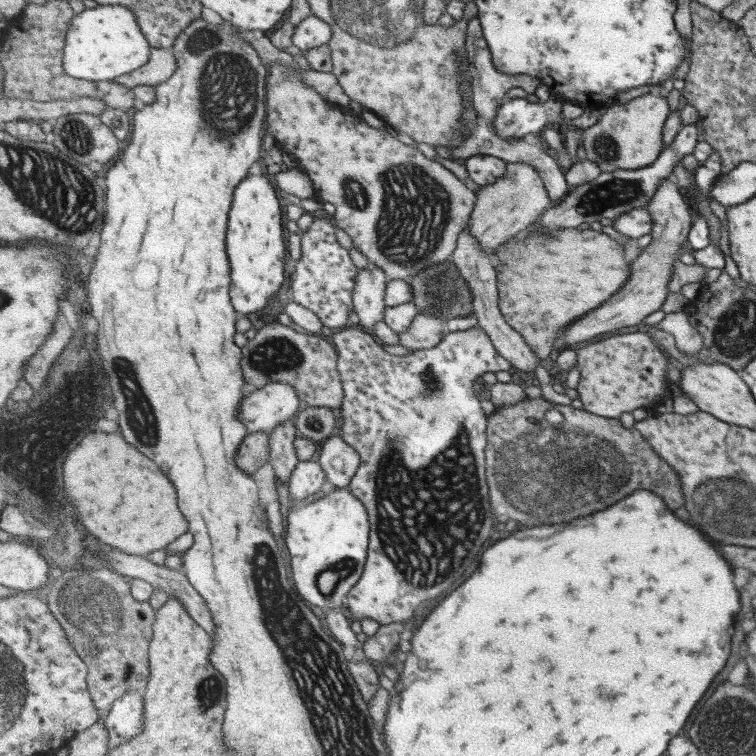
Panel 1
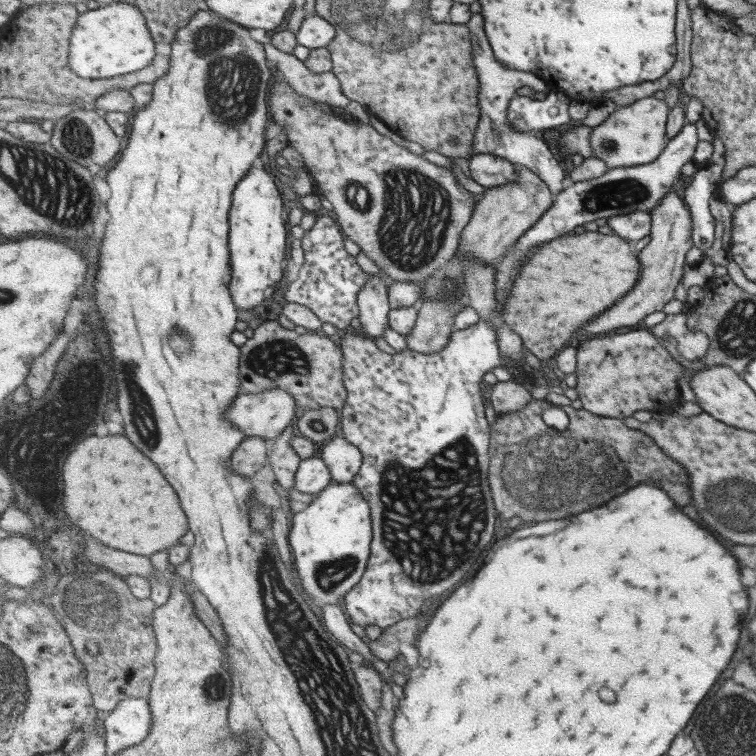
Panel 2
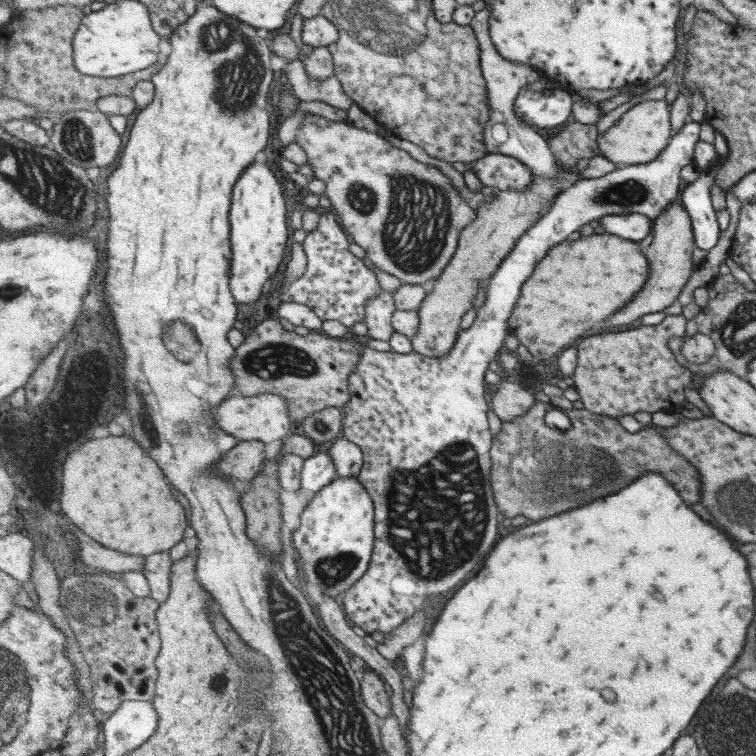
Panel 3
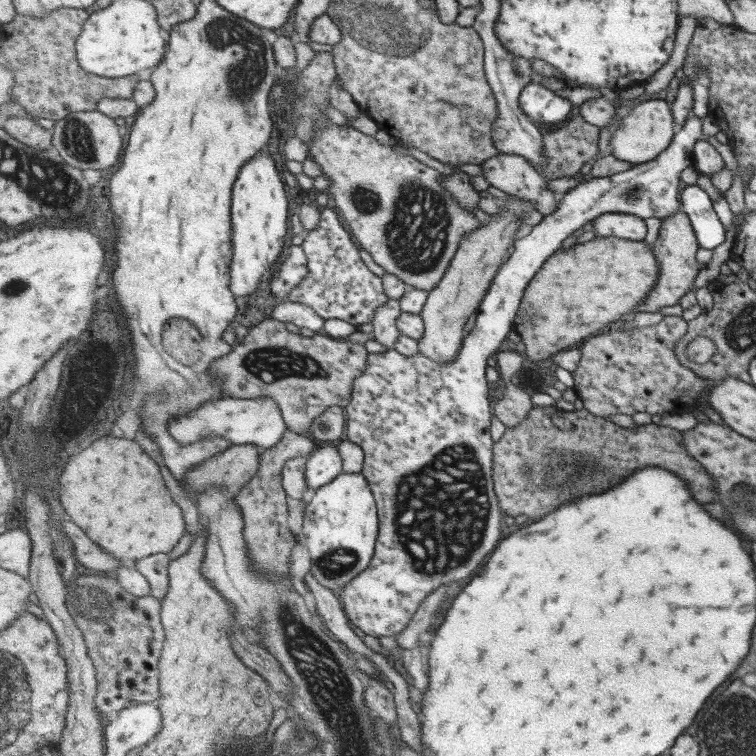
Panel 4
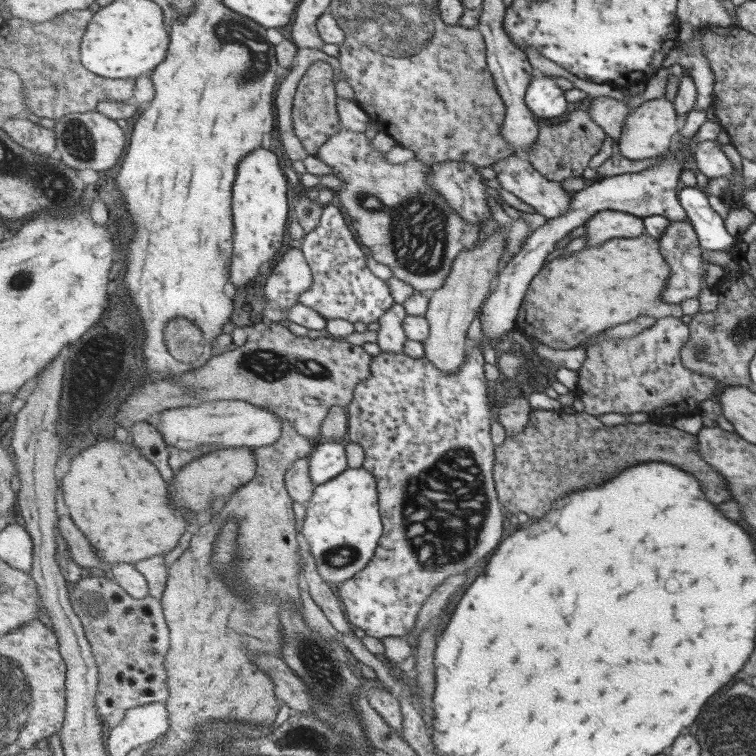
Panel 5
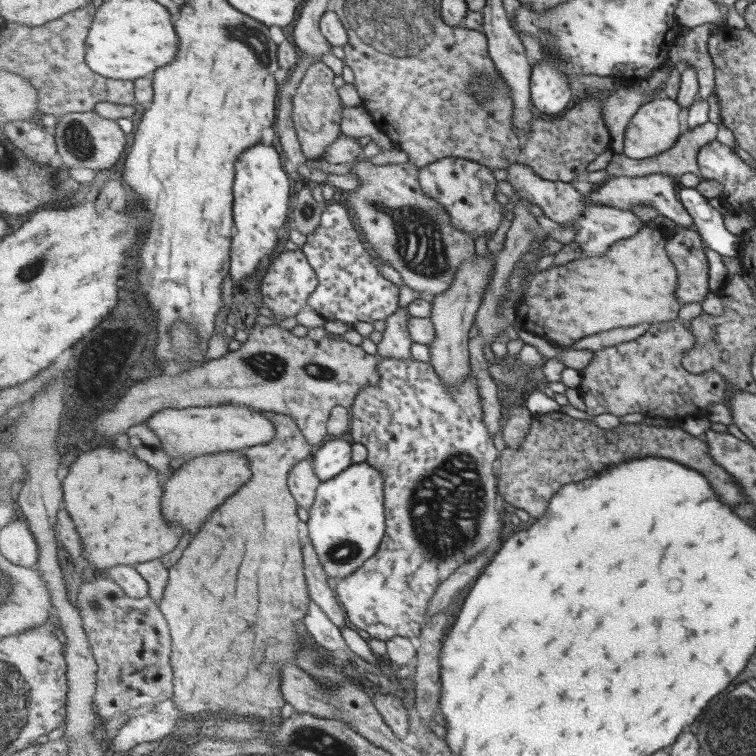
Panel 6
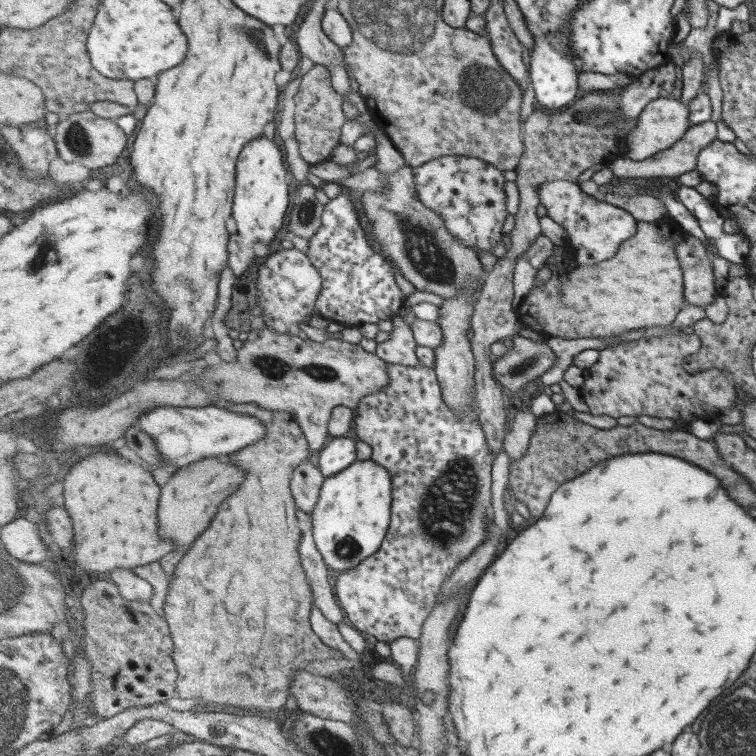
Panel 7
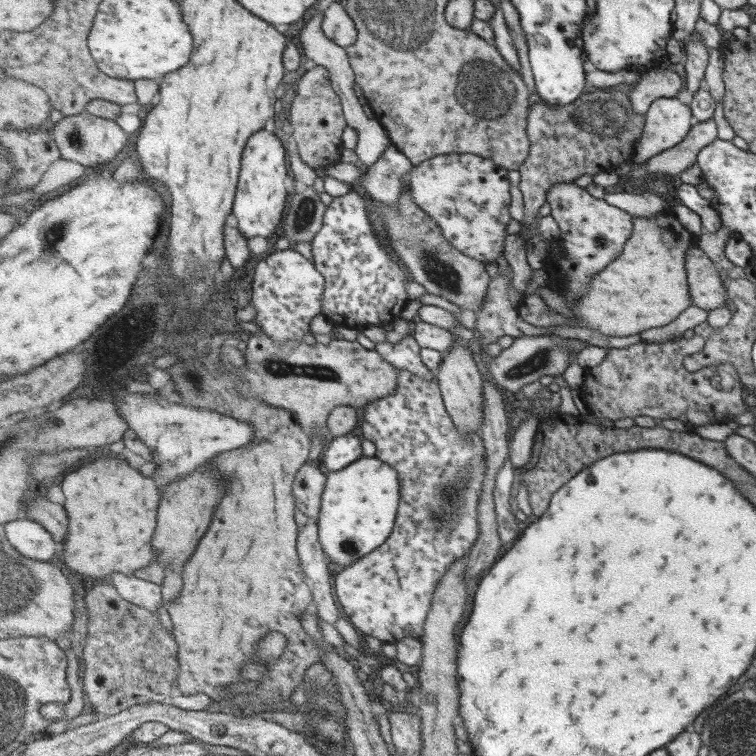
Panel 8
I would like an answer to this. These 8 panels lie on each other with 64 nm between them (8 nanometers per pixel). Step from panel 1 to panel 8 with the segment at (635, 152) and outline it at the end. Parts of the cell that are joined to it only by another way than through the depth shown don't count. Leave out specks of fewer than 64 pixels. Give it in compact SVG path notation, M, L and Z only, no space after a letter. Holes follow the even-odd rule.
M678 97L657 99L646 112L645 127L641 139L637 141L637 154L633 155L635 163L643 163L661 152L681 144L689 136L696 123L690 105L683 104Z

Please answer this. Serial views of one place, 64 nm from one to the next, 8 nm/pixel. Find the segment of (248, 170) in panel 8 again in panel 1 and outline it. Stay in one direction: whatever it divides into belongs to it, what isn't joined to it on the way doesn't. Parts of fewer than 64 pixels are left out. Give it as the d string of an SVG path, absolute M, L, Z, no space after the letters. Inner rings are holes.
M265 174L248 175L234 194L227 246L232 263L232 303L240 316L263 310L285 282L287 244L283 232L283 210L273 185Z

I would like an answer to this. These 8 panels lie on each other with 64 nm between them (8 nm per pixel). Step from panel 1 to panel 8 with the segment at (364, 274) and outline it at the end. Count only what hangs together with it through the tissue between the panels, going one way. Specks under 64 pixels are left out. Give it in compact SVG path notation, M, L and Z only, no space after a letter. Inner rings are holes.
M410 329L408 335L399 341L399 343L389 343L388 341L378 342L375 351L384 360L389 360L399 369L405 369L417 373L419 378L431 379L438 378L436 372L429 370L429 367L423 362L421 356L422 346L419 346L413 331Z

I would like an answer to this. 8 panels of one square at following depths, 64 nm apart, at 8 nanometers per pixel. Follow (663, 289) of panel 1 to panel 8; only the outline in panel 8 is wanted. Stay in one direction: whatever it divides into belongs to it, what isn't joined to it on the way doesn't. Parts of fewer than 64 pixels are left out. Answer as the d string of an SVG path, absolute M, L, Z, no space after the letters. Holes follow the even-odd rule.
M699 244L693 245L687 251L686 270L689 272L689 290L691 290L693 305L708 311L723 307L723 305L727 306L726 282L721 282L717 265L713 263L713 259L707 255Z

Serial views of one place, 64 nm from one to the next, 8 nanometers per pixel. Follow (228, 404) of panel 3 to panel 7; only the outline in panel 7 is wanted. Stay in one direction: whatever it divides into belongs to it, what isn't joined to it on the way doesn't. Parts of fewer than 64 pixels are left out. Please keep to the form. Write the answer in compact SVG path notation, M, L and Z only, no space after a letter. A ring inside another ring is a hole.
M213 404L197 408L161 406L143 414L137 425L151 434L165 462L175 464L177 471L205 458L231 455L267 436L267 425L261 419Z

